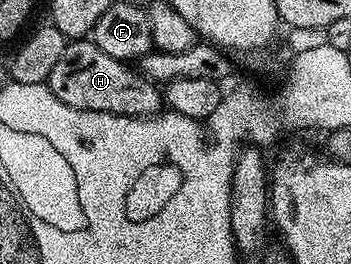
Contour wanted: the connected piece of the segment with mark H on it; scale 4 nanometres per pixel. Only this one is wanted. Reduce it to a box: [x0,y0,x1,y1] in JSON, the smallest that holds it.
[48,39,164,117]

